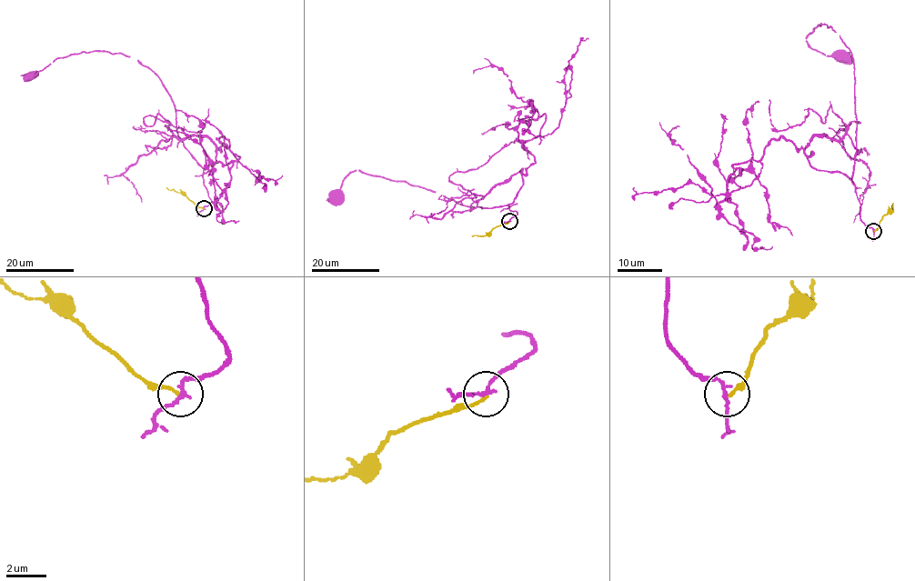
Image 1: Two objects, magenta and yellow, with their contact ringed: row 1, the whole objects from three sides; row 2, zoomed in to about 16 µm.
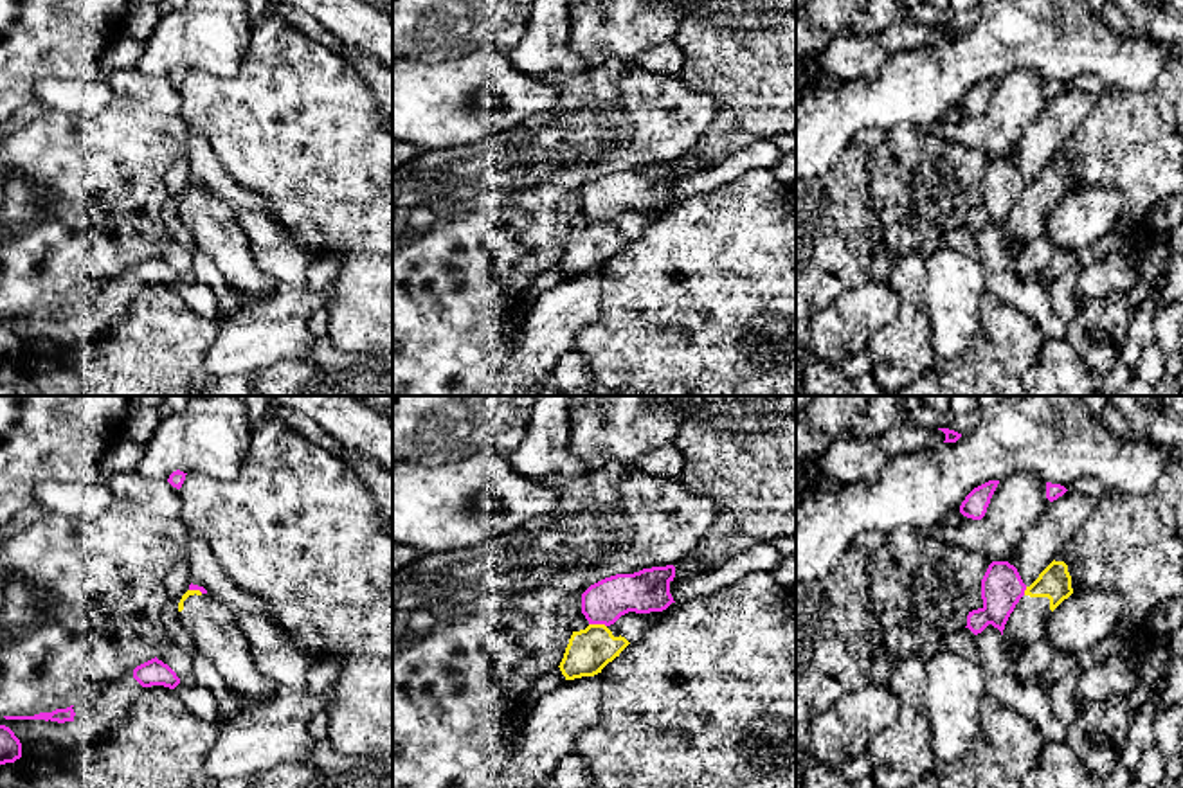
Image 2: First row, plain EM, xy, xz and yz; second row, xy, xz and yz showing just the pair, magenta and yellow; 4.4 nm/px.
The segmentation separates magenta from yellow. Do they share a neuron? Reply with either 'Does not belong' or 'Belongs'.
Does not belong

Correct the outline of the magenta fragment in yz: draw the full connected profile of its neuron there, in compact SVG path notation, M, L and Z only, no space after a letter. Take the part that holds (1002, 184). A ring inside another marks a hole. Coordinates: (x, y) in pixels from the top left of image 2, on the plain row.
M992 158L981 176L983 203L969 209L965 225L978 232L992 221L1003 232L1005 221L1025 187L1026 182L1014 162Z

